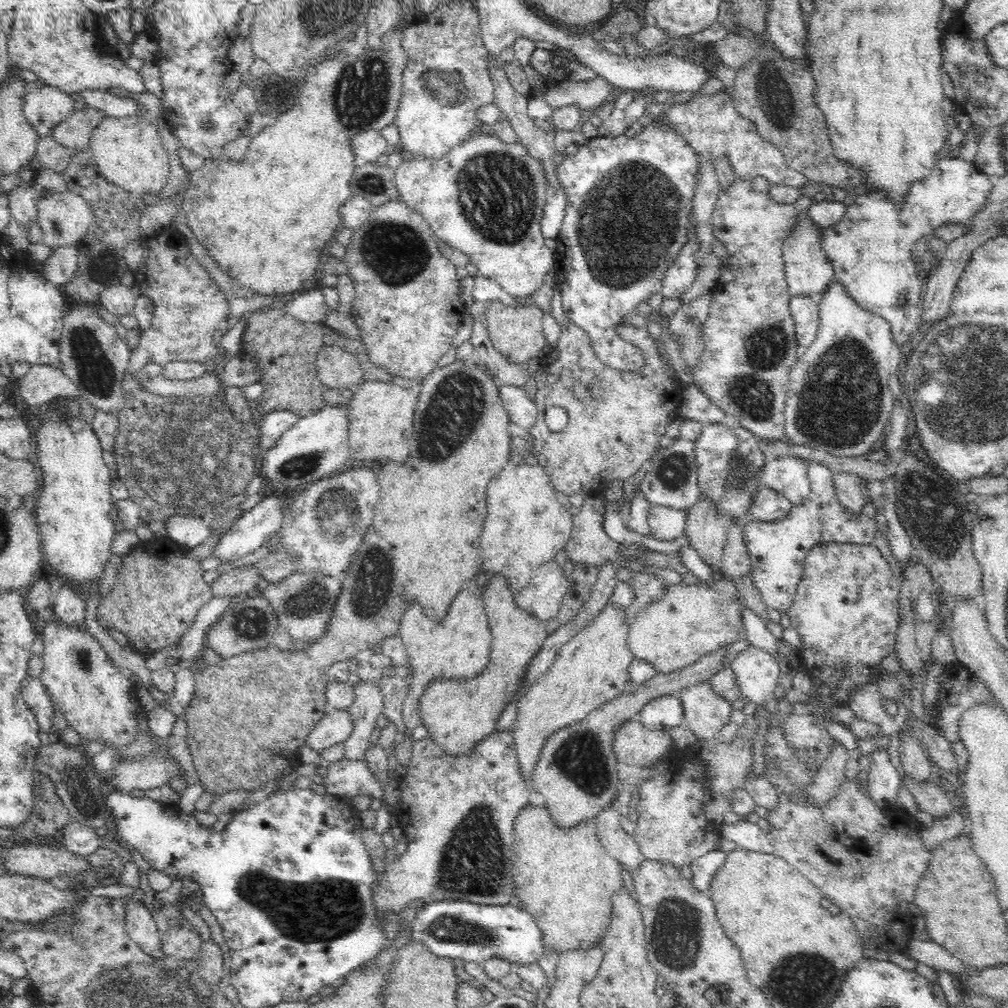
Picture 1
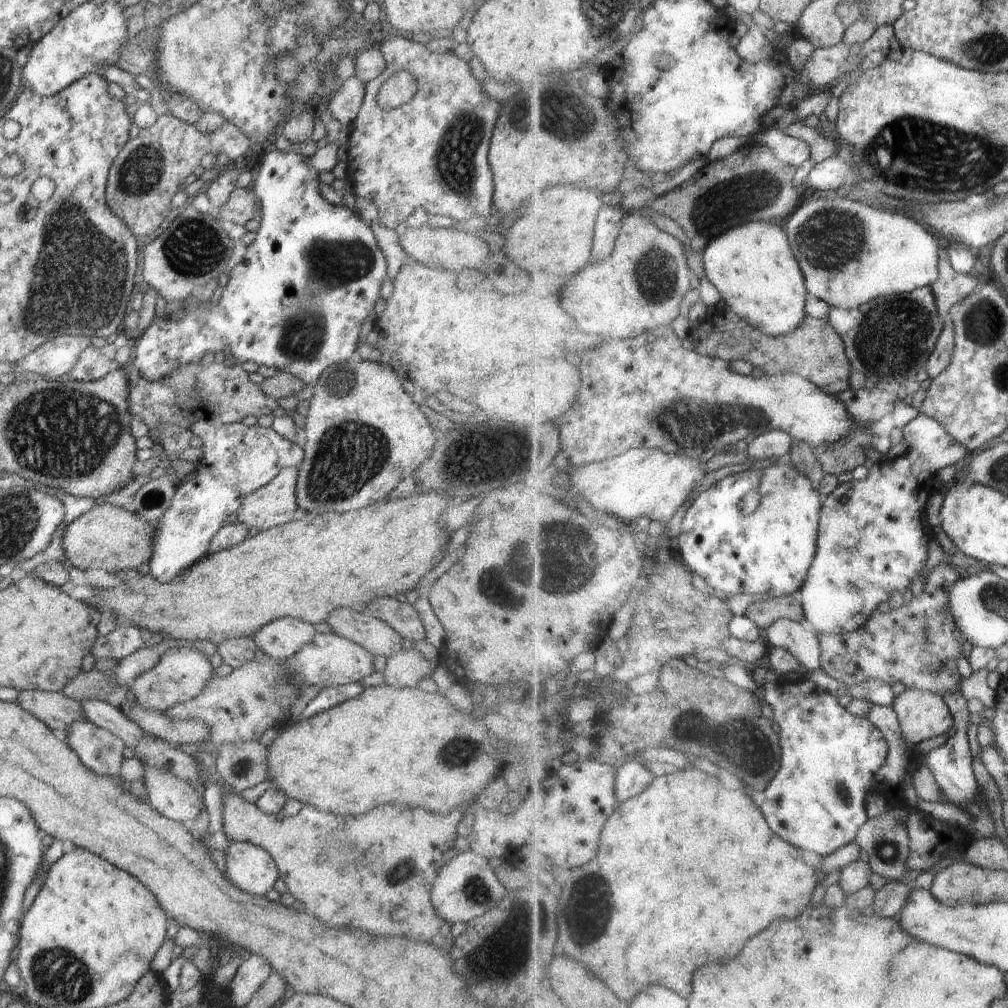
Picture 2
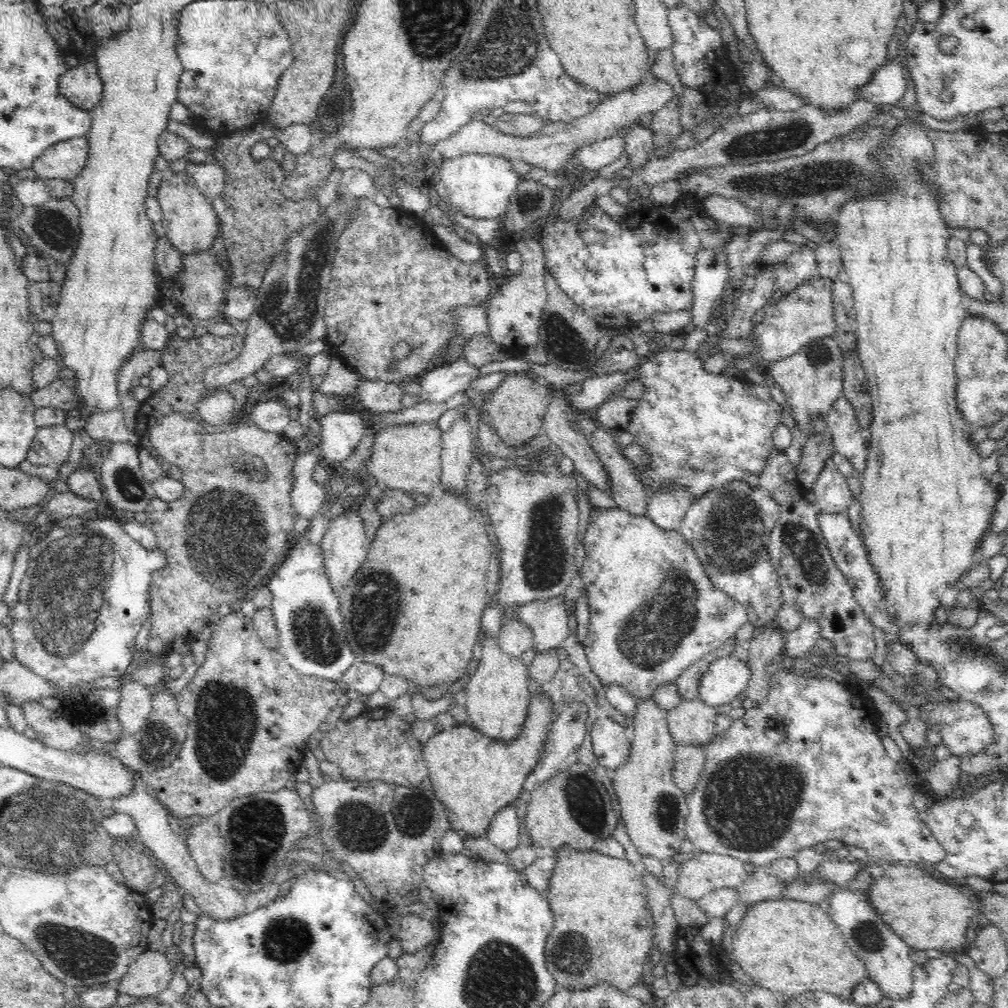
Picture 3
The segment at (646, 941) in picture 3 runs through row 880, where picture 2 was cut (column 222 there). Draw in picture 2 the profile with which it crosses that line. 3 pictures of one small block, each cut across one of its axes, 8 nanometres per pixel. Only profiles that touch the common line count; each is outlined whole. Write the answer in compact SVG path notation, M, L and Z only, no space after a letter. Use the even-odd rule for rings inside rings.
M430 491L402 500L376 502L356 512L307 513L299 521L292 520L260 531L232 548L207 554L167 583L157 581L150 573L140 574L136 569L118 571L116 576L120 578L121 585L100 587L91 602L86 604L96 610L106 606L106 612L113 614L116 620L124 616L128 626L138 627L145 635L156 632L166 639L210 640L216 645L232 638L252 638L264 625L286 616L313 625L325 622L328 614L338 606L364 614L372 599L394 597L396 593L406 594L417 589L420 578L438 565L448 548L454 545L451 534L448 538L444 528L438 524L438 516L446 510L448 502L452 501L447 494Z

